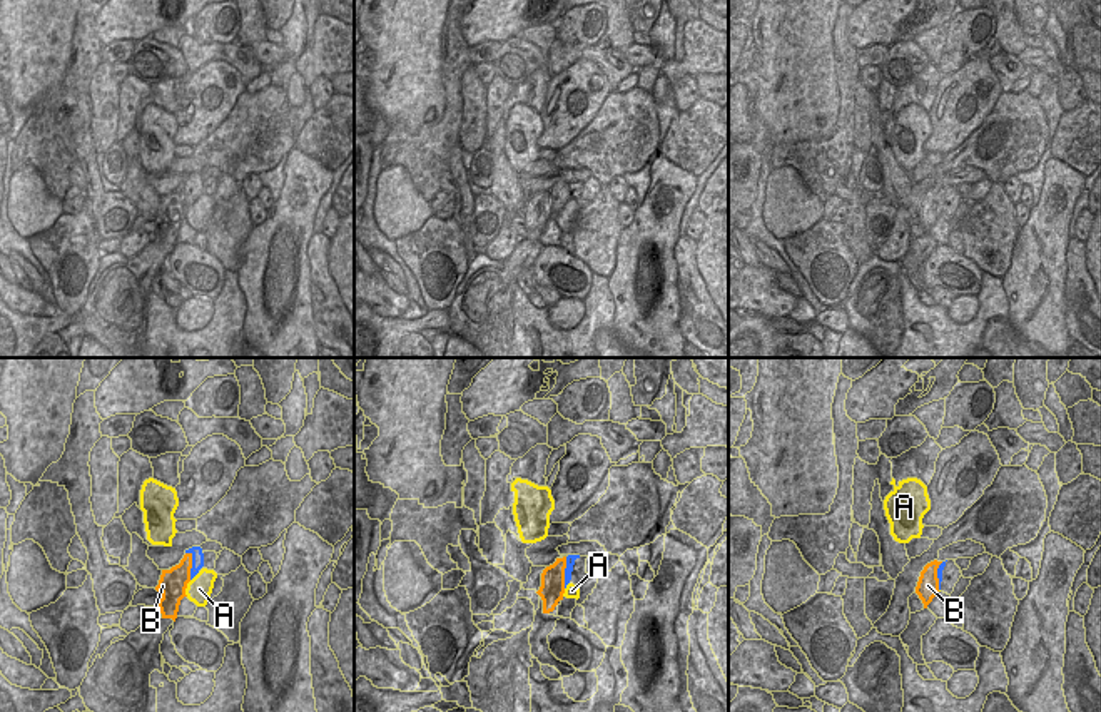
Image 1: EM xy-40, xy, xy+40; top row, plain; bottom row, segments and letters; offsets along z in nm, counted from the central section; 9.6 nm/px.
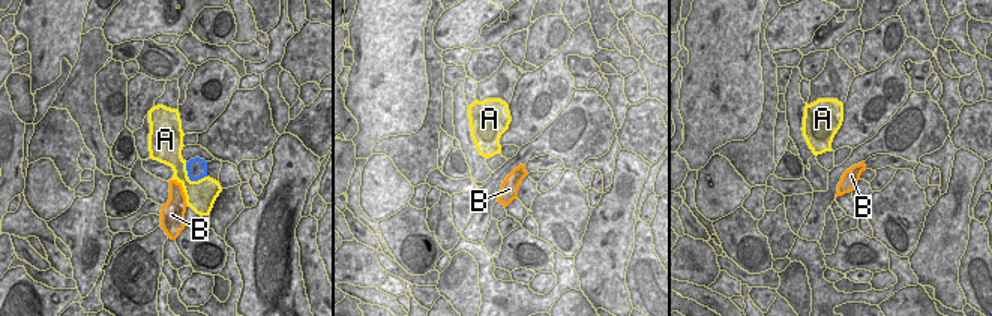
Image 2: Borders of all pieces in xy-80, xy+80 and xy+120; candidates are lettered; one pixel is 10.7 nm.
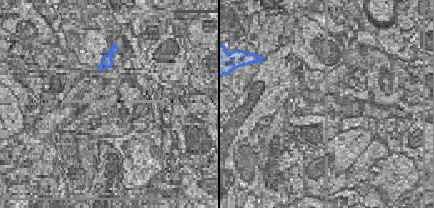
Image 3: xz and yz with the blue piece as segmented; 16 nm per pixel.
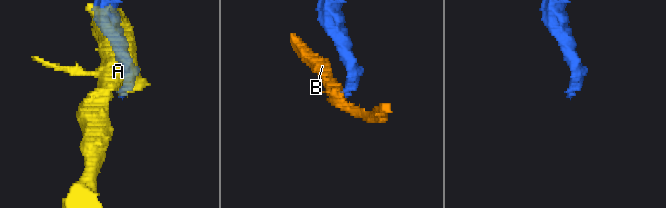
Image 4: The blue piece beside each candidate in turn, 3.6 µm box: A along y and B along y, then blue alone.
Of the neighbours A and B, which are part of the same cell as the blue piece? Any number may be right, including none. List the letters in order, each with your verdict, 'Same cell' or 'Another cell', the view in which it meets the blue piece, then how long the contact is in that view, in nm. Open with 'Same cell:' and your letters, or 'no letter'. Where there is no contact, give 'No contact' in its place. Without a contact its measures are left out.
Same cell: no letter
A: Another cell. Touches blue in xy-40. Shared border 130 nm
B: Another cell. Touches blue in xy-40. Shared border 280 nm.

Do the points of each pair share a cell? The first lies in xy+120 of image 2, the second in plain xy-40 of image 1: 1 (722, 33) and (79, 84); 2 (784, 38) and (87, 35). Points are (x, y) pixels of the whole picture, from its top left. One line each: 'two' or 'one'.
1: two
2: two

